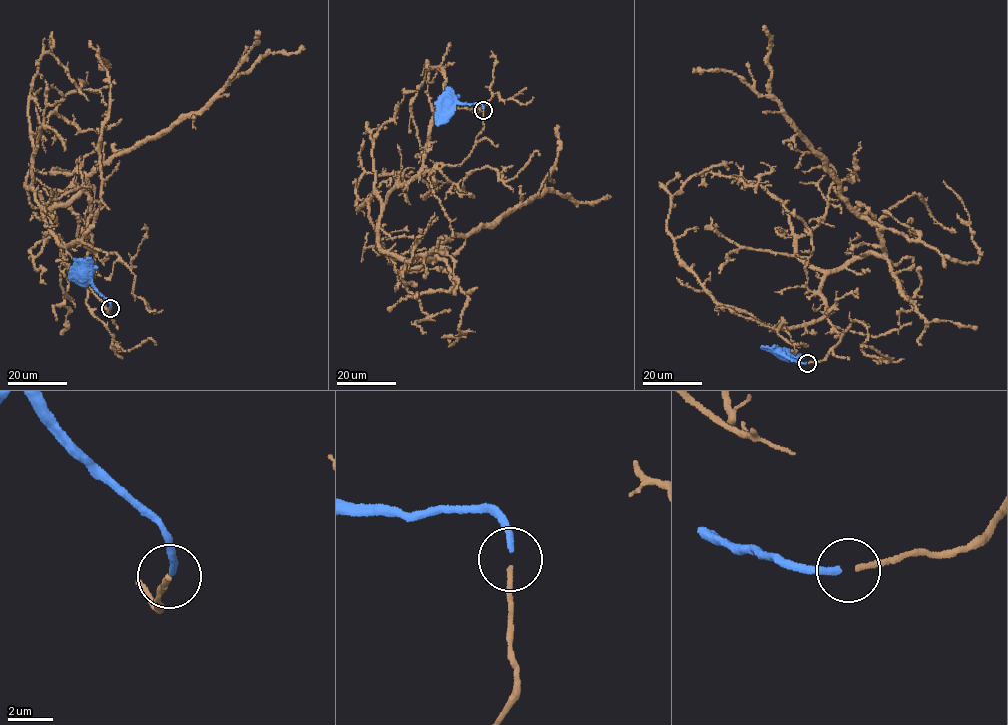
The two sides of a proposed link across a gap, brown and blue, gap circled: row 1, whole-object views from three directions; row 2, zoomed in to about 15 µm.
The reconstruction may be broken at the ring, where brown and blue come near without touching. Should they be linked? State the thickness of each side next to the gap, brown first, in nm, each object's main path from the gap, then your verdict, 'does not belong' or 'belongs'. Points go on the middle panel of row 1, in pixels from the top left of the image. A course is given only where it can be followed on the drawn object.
calibres 240 and 300 nm; course brown (483, 111), (460, 164), (394, 189), (383, 249), (435, 258), (451, 237), (542, 194), (557, 125); course blue (483, 109), (479, 104), (446, 105); belongs

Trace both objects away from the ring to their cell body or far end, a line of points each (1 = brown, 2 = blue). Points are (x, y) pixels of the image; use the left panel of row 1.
1: (110, 309), (72, 277), (35, 193), (25, 186), (48, 207), (66, 205), (114, 156), (196, 115), (258, 34)
2: (110, 307), (108, 301), (81, 274)

